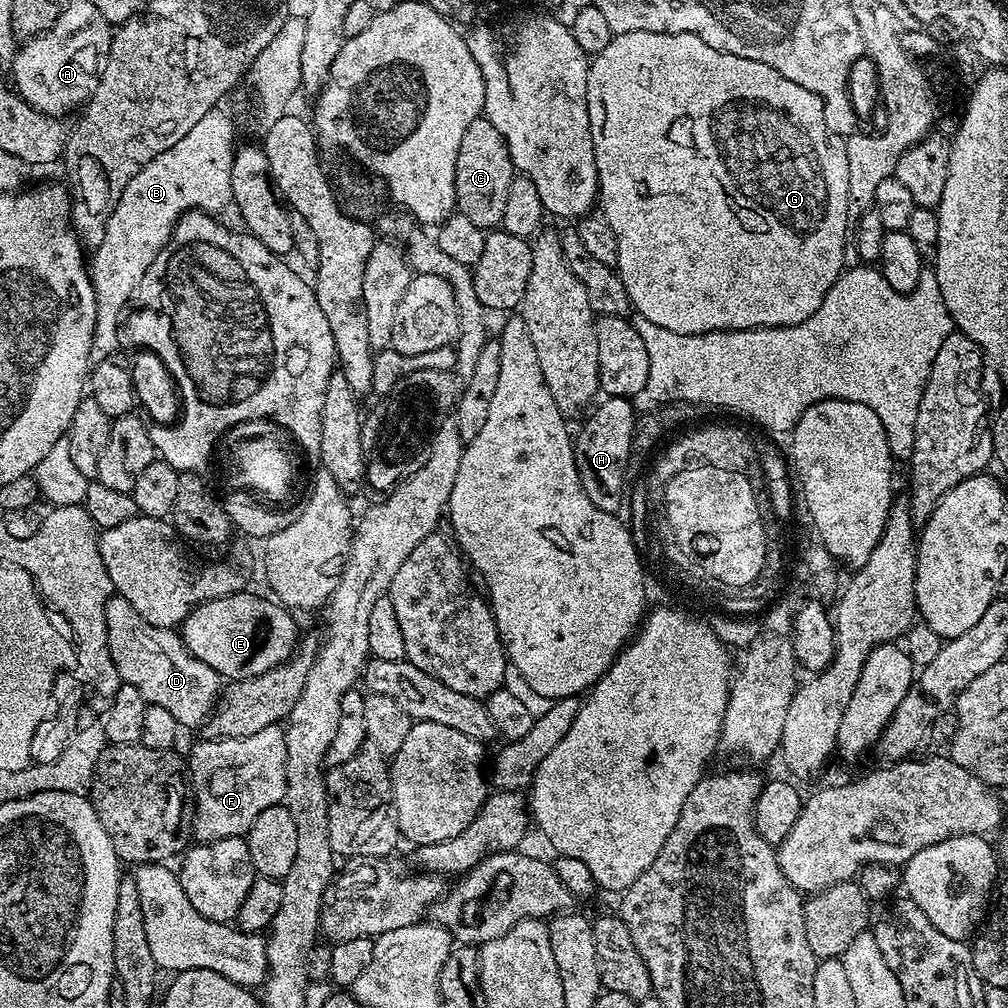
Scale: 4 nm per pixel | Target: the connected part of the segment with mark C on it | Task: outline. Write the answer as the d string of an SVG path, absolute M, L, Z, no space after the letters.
M483 116L470 122L462 134L462 143L458 145L458 162L454 166L455 211L465 215L474 226L483 230L495 229L502 222L513 175L510 150L494 124Z

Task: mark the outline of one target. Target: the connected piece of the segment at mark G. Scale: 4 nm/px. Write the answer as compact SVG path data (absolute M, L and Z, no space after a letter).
M627 32L621 36L613 35L606 50L595 53L588 65L586 78L586 102L590 114L590 134L594 138L594 158L596 159L596 173L598 174L598 204L605 218L610 222L610 230L618 234L618 262L616 271L626 286L626 294L630 298L633 309L642 318L654 322L654 326L662 326L662 330L674 330L674 334L706 334L707 332L721 332L722 330L750 330L751 328L785 328L794 326L798 322L806 322L818 306L826 298L830 286L845 271L844 248L850 242L850 221L848 219L848 183L850 174L846 167L845 137L834 134L826 126L822 98L818 94L810 94L803 86L790 82L790 78L782 78L778 70L766 66L766 62L754 62L754 58L738 58L738 54L719 52L714 46L706 46L702 38L694 34L674 34L673 32Z

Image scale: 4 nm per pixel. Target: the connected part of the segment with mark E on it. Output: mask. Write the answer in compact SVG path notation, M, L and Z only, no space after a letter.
M241 590L226 597L202 601L179 625L178 632L182 637L188 653L210 666L225 681L245 680L258 674L266 674L266 670L274 670L284 664L298 647L296 636L296 620L291 611L283 604L267 595L255 596L249 590Z

